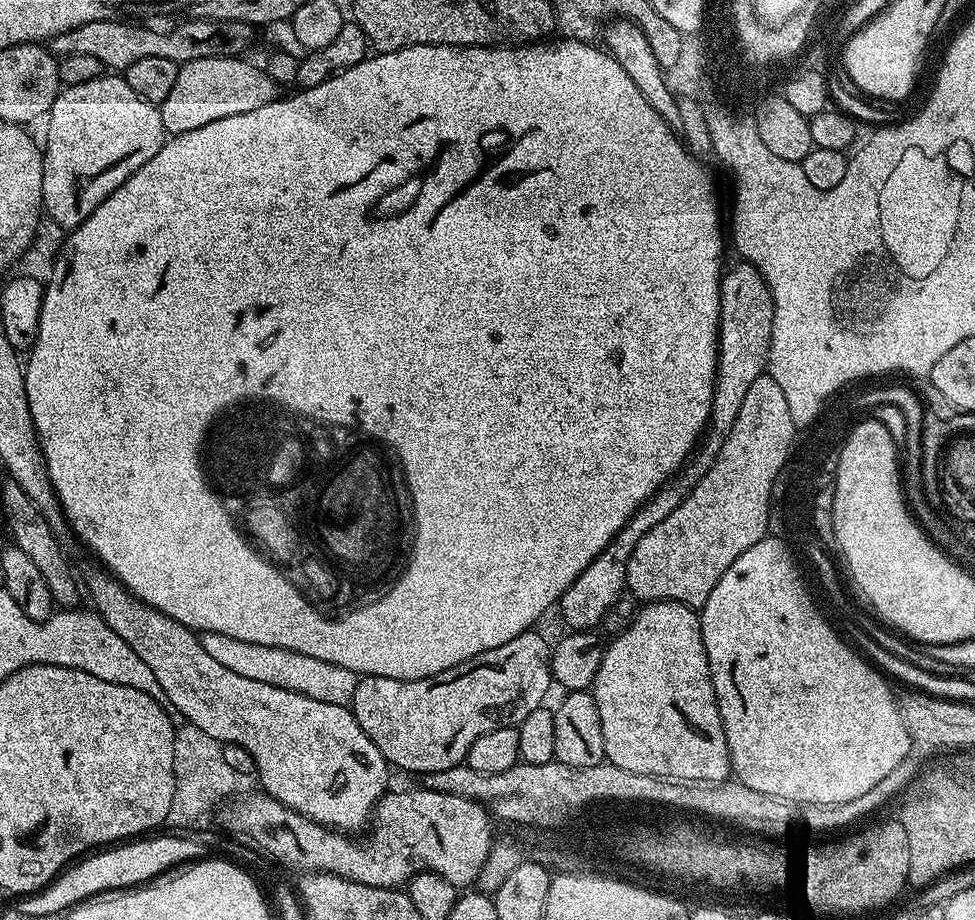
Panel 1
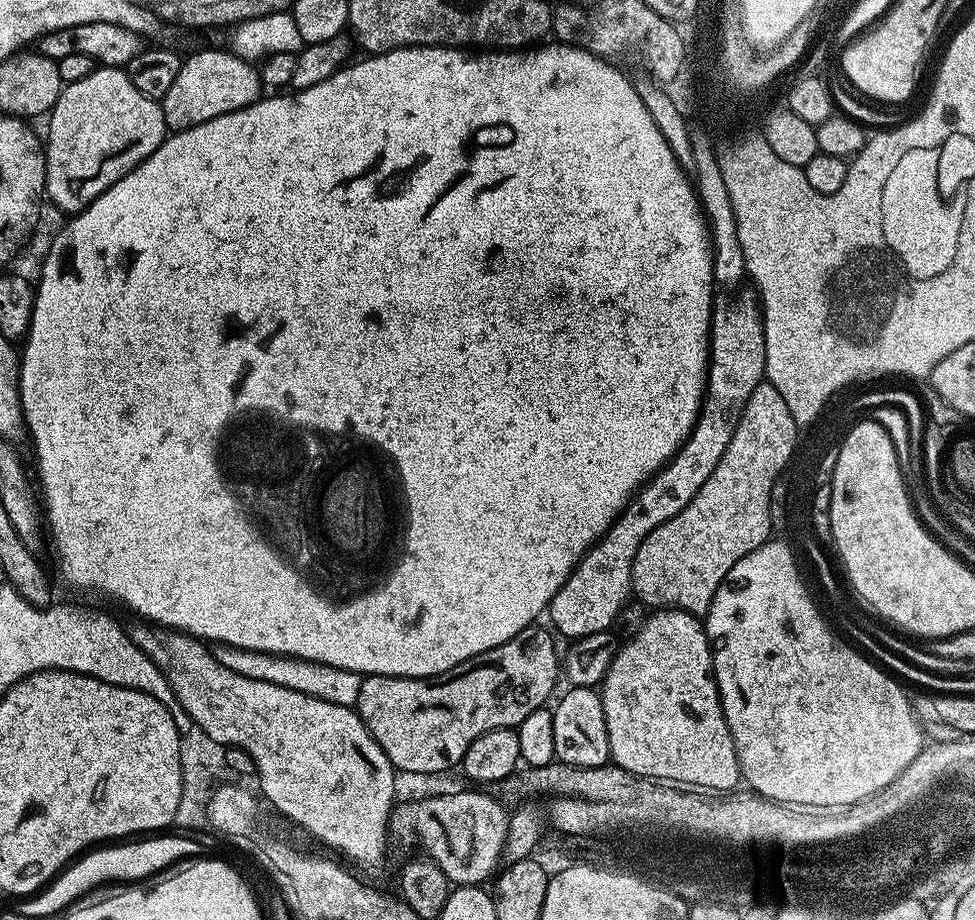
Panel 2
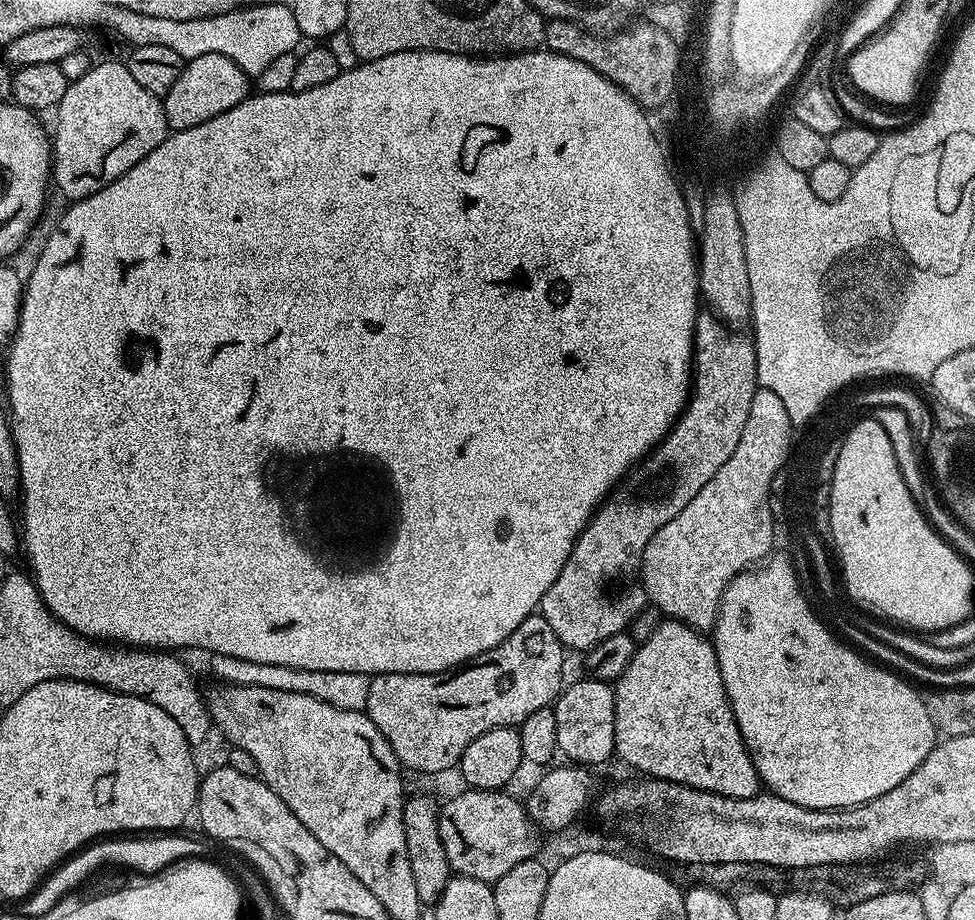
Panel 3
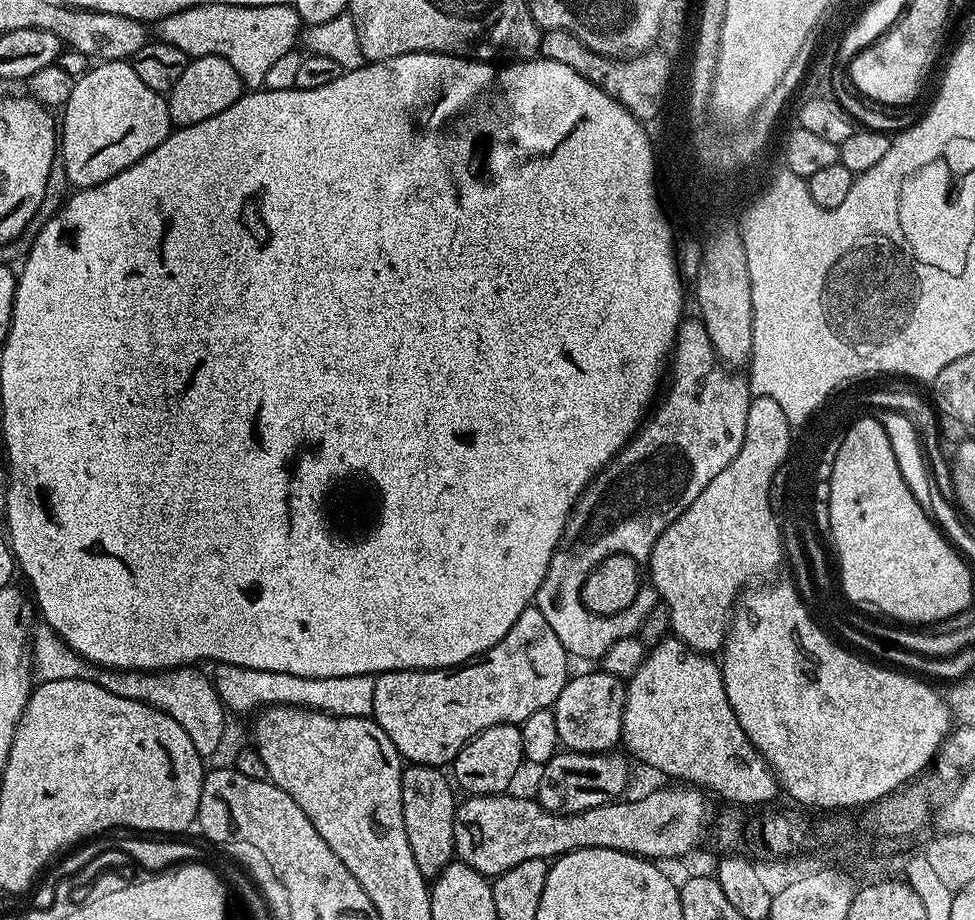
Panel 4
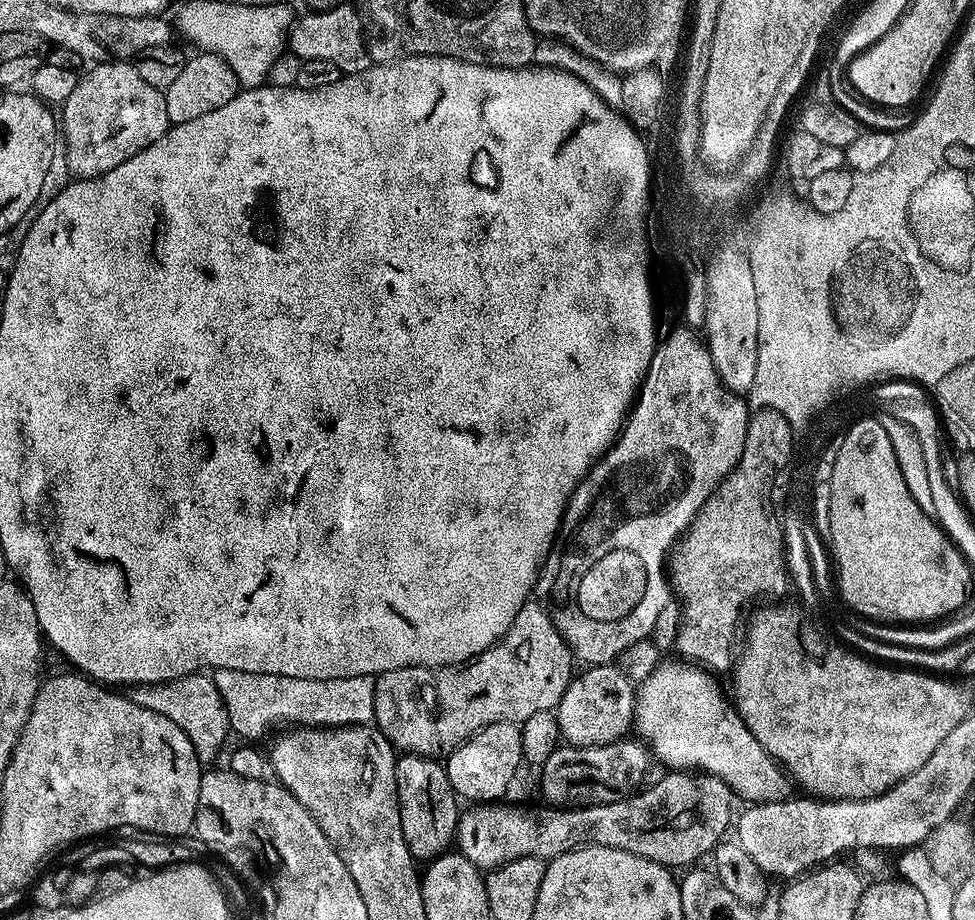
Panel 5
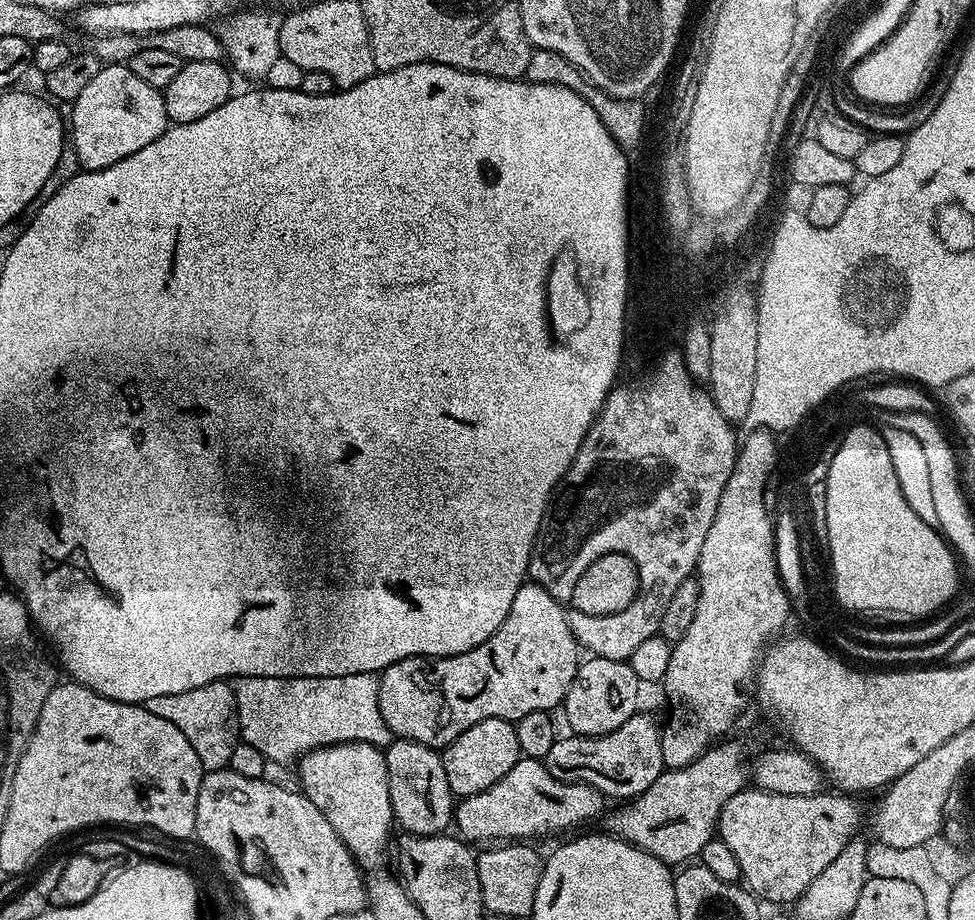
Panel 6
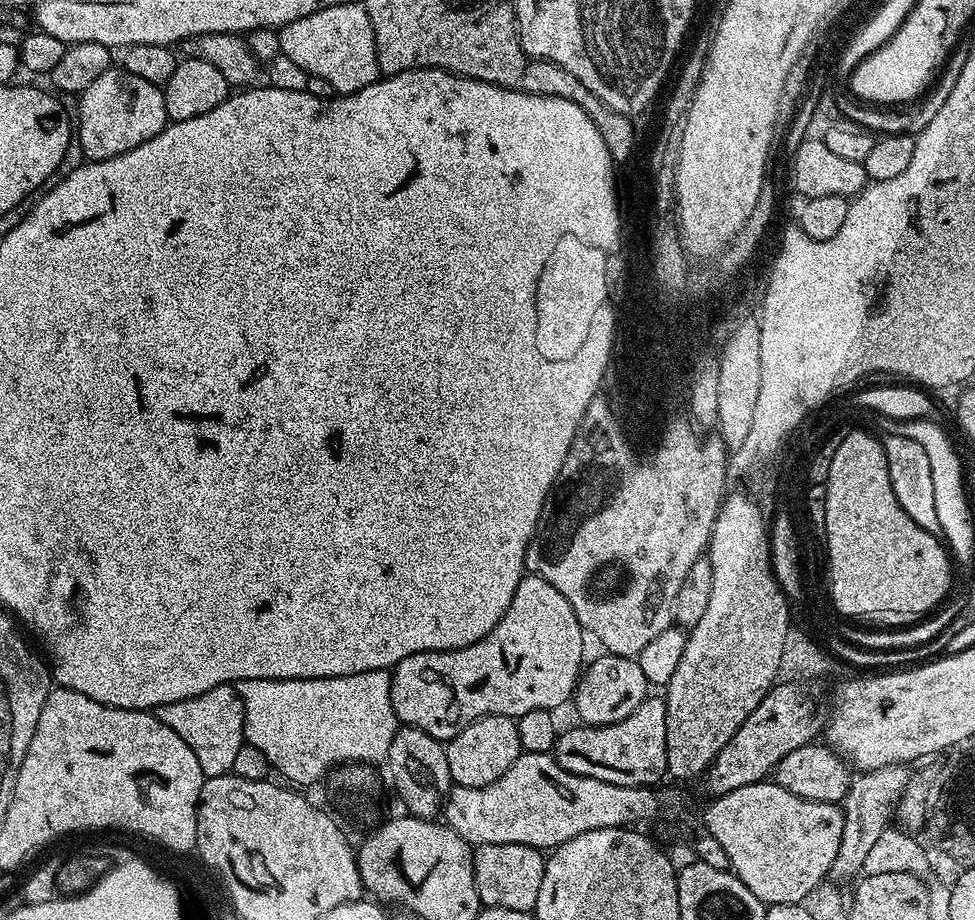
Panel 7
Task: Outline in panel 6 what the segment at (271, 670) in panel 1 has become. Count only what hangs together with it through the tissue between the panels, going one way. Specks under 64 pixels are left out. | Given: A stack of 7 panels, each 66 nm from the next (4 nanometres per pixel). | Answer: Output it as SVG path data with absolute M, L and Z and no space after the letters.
M363 672L330 678L262 678L261 676L237 676L231 681L236 699L236 713L240 723L240 740L262 750L262 754L273 765L292 764L313 752L331 744L353 744L366 742L377 746L389 745L394 737L386 726L379 706L379 675Z

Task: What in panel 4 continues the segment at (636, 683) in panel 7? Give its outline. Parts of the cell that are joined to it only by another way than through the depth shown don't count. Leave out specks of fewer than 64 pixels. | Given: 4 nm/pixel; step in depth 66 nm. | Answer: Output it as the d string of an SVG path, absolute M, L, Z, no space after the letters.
M603 670L573 675L562 694L558 694L554 705L561 745L573 752L611 753L624 735L622 718L625 691L625 681Z

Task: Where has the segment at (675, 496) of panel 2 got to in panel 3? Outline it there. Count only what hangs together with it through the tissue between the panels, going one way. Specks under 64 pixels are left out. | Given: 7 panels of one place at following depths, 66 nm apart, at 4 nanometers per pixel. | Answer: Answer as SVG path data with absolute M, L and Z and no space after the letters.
M697 327L692 386L680 417L659 445L625 475L593 512L562 570L540 600L539 615L550 622L550 630L554 630L565 649L577 648L580 654L587 653L598 642L629 627L646 603L640 583L644 545L718 474L722 462L734 454L734 446L742 438L742 426L750 418L750 402L758 387L756 346L751 335L716 341L711 336L710 329Z

